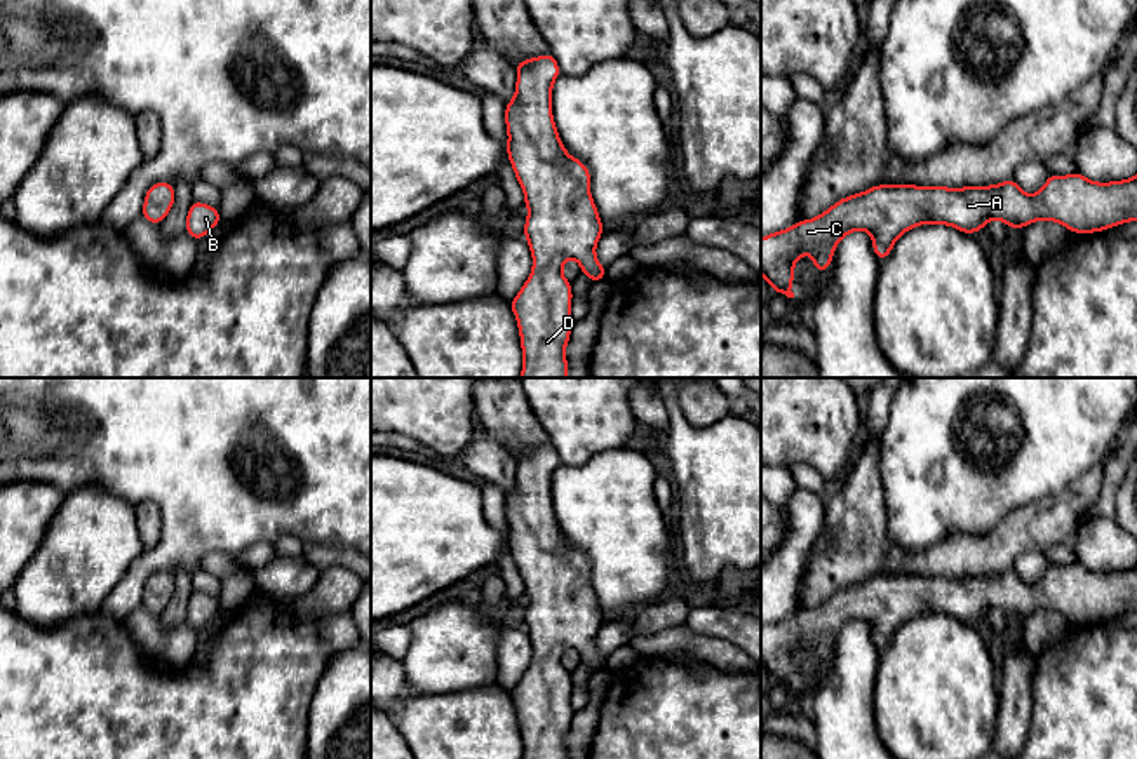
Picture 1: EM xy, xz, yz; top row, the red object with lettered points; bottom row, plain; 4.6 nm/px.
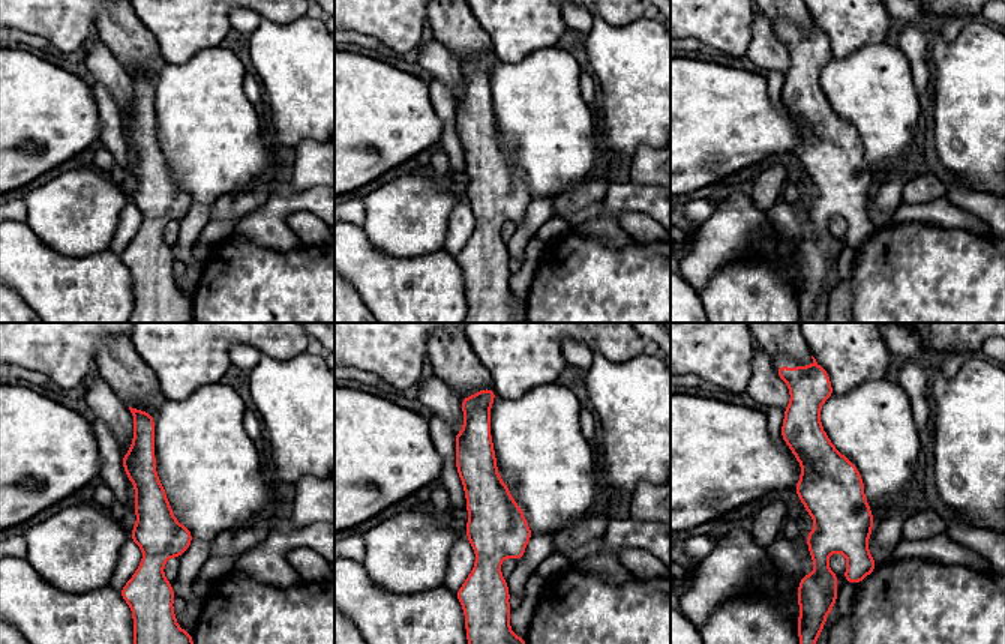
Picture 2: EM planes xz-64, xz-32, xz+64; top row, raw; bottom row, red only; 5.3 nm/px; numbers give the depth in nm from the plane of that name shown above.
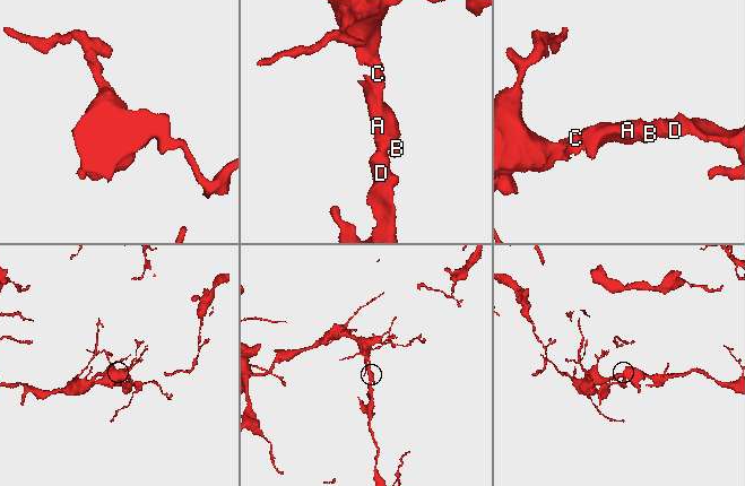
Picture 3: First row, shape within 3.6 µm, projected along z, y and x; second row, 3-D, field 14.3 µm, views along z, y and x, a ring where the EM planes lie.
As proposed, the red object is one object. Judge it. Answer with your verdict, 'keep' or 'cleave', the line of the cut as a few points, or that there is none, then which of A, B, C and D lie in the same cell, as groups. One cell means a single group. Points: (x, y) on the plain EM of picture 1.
keep; cut none; groups A B C D

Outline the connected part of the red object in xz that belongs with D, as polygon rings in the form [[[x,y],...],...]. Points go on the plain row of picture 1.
[[[547,442],[515,454],[515,484],[505,494],[507,545],[529,599],[524,627],[533,660],[510,691],[521,726],[522,759],[568,759],[571,672],[562,665],[568,648],[578,651],[592,674],[606,668],[595,648],[604,621],[594,588],[590,561],[571,547],[552,507],[552,475],[561,458]]]

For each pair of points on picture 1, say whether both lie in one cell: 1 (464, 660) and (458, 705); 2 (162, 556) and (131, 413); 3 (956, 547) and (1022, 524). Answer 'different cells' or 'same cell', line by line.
1: different cells
2: same cell
3: same cell

